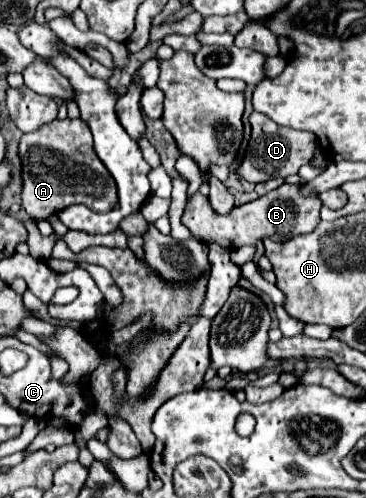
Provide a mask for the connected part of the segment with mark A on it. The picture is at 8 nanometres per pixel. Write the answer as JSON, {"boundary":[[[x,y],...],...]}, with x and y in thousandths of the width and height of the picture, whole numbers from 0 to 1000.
{"boundary":[[[150,239],[117,251],[107,263],[68,267],[52,287],[52,311],[63,327],[63,420],[96,440],[128,440],[199,408],[227,408],[249,424],[287,428],[314,412],[314,363],[281,327],[265,319],[260,299],[249,295],[249,263],[238,263],[238,247],[227,239]]]}

